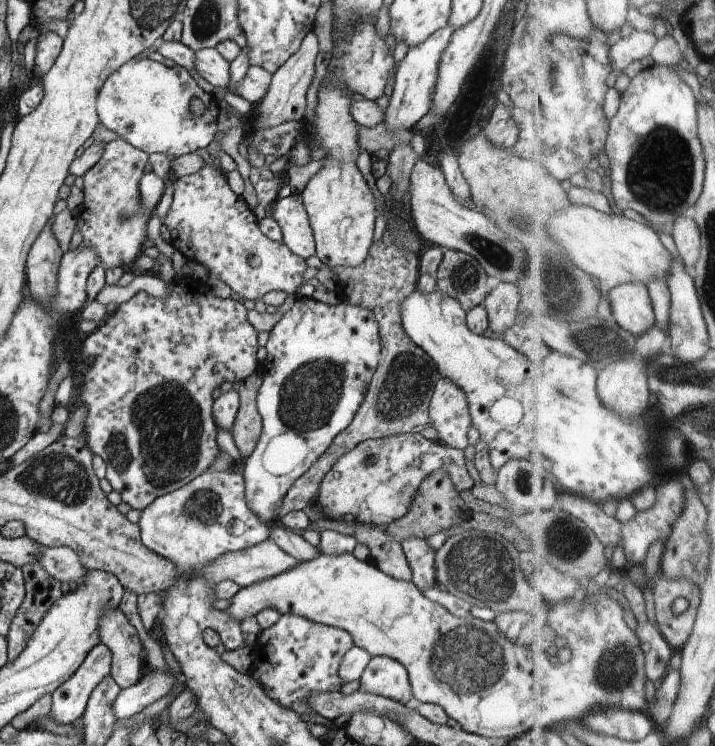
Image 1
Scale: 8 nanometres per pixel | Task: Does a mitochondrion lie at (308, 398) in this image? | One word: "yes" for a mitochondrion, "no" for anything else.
yes

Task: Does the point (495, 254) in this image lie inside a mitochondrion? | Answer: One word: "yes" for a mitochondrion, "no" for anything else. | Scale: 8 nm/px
yes

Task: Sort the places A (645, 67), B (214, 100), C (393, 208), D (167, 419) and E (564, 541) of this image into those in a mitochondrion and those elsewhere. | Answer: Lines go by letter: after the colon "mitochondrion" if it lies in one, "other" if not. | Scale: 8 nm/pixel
A: other
B: other
C: other
D: mitochondrion
E: mitochondrion

